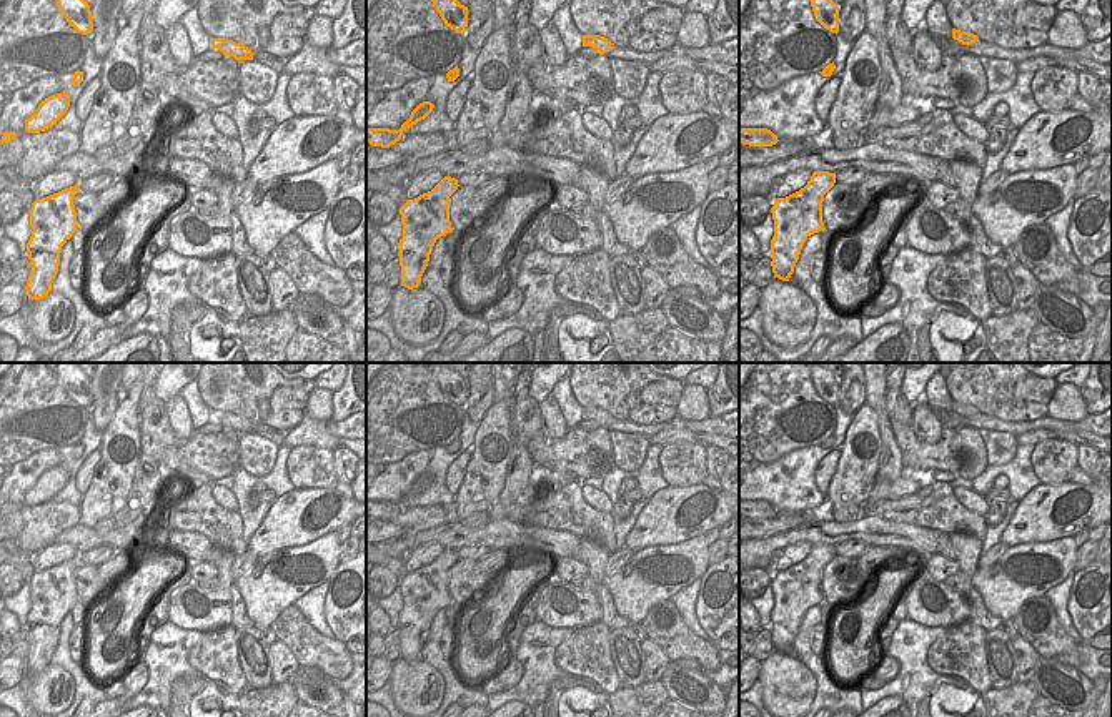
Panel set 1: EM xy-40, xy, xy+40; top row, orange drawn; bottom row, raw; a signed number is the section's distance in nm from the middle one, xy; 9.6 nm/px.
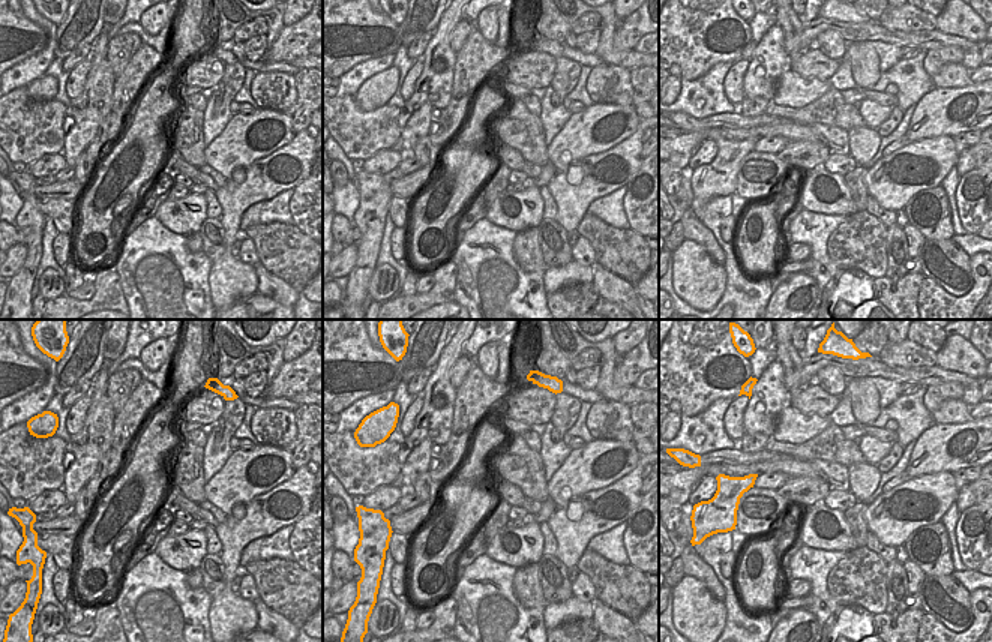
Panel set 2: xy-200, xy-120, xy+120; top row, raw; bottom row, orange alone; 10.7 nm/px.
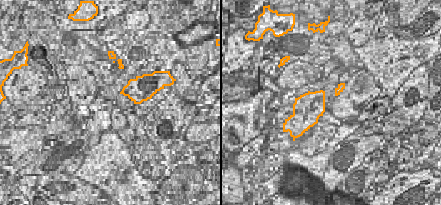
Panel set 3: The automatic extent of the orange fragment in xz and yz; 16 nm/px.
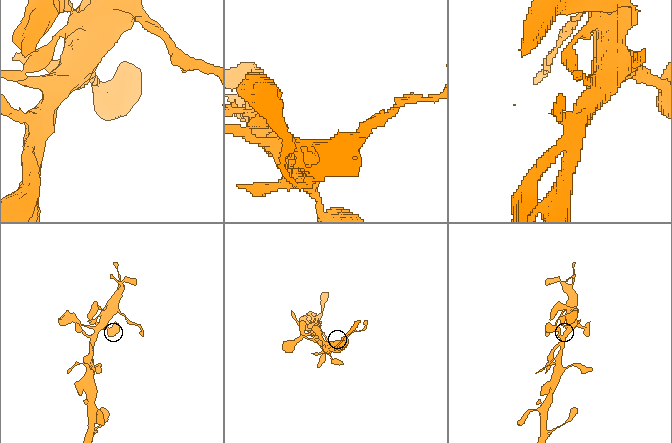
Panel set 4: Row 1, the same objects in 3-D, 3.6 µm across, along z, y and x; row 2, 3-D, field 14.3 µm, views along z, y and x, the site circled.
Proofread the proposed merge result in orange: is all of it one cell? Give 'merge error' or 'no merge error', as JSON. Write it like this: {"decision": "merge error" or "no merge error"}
{"decision": "no merge error"}

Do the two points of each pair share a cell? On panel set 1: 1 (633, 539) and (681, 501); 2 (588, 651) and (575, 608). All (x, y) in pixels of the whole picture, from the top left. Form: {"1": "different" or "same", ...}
{"1": "same", "2": "different"}

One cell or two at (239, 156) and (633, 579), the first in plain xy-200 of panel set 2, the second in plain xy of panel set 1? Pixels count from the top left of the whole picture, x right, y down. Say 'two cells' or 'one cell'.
two cells

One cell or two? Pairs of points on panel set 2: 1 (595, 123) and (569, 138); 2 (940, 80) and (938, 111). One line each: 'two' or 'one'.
1: one
2: two

